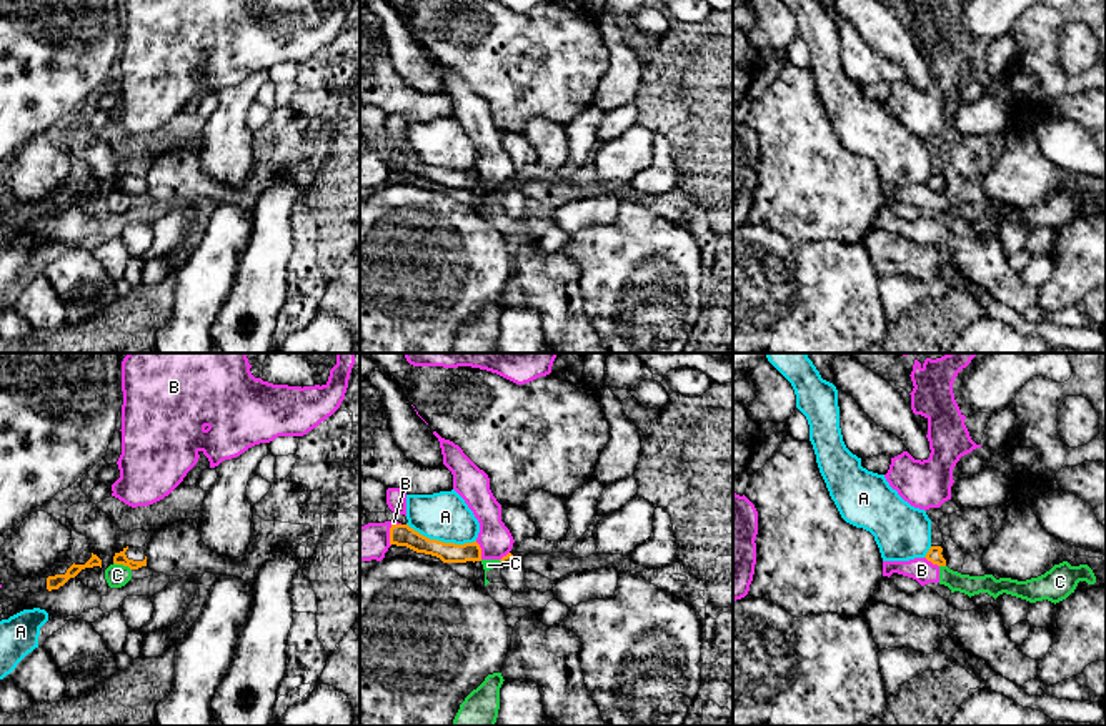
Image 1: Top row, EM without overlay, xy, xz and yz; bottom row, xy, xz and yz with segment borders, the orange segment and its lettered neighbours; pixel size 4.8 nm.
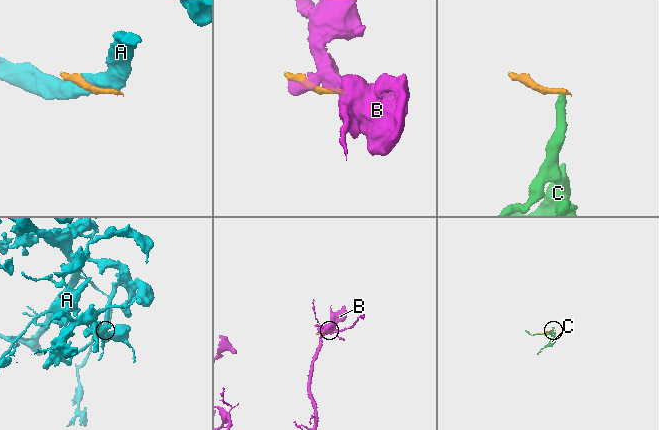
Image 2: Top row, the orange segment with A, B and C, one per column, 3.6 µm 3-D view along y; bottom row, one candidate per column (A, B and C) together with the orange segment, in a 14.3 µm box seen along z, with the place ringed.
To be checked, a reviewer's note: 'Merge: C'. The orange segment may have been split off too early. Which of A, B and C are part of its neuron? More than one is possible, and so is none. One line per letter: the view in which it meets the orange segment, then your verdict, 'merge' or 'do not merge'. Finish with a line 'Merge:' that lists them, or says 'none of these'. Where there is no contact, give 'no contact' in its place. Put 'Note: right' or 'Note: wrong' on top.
Note: wrong
A: meets orange in xz; do not merge
B: meets orange in xz; do not merge
C: meets orange in xy; do not merge
Merge: none of these

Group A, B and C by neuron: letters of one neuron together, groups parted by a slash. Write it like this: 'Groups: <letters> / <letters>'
Groups: A / B C

